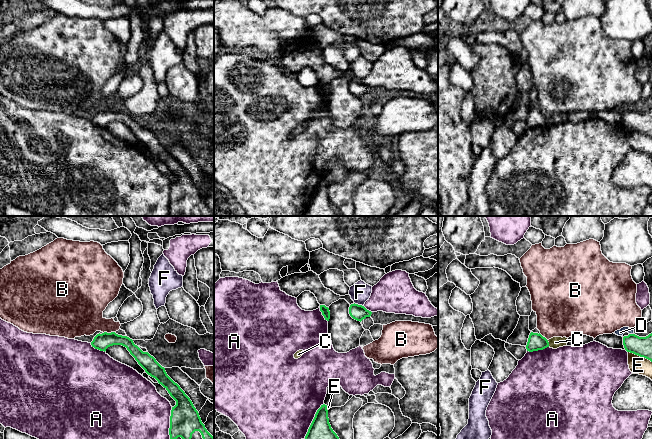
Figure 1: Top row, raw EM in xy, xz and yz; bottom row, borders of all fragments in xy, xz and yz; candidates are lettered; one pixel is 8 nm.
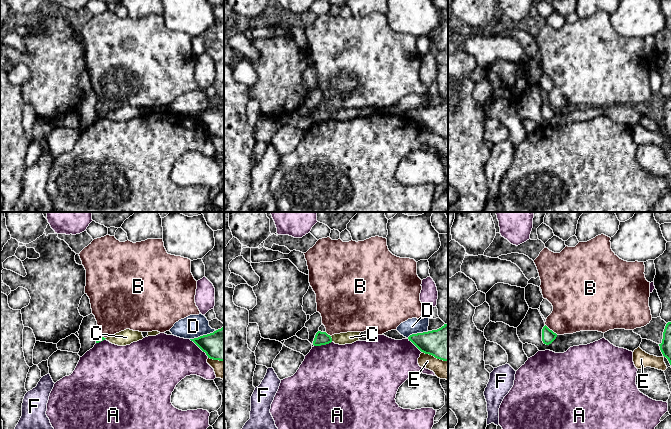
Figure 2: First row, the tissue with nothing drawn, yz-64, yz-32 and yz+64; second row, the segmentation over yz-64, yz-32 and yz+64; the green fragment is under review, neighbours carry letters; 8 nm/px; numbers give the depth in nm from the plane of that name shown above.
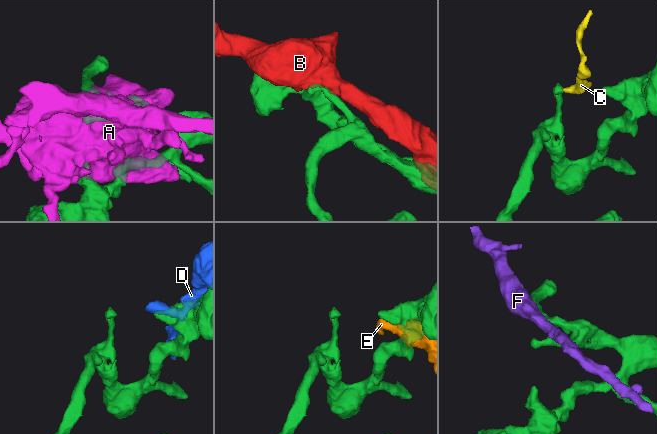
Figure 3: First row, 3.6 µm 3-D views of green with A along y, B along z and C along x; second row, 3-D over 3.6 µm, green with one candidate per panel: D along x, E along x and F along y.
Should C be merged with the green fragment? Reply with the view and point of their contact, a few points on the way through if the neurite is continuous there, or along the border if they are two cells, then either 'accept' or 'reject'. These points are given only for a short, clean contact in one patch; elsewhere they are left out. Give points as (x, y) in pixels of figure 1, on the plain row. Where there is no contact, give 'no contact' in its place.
contact yz (548, 119); border yz (547, 116), (549, 122); reject

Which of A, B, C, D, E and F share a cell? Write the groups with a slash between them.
A / B / C / D / E / F

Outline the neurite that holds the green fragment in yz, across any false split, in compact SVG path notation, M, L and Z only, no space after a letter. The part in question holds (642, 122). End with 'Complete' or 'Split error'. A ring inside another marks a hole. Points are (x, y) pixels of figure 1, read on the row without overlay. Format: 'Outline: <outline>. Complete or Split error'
Outline: M652 109L646 113L629 110L623 113L623 121L627 128L646 134L652 138Z. Complete

